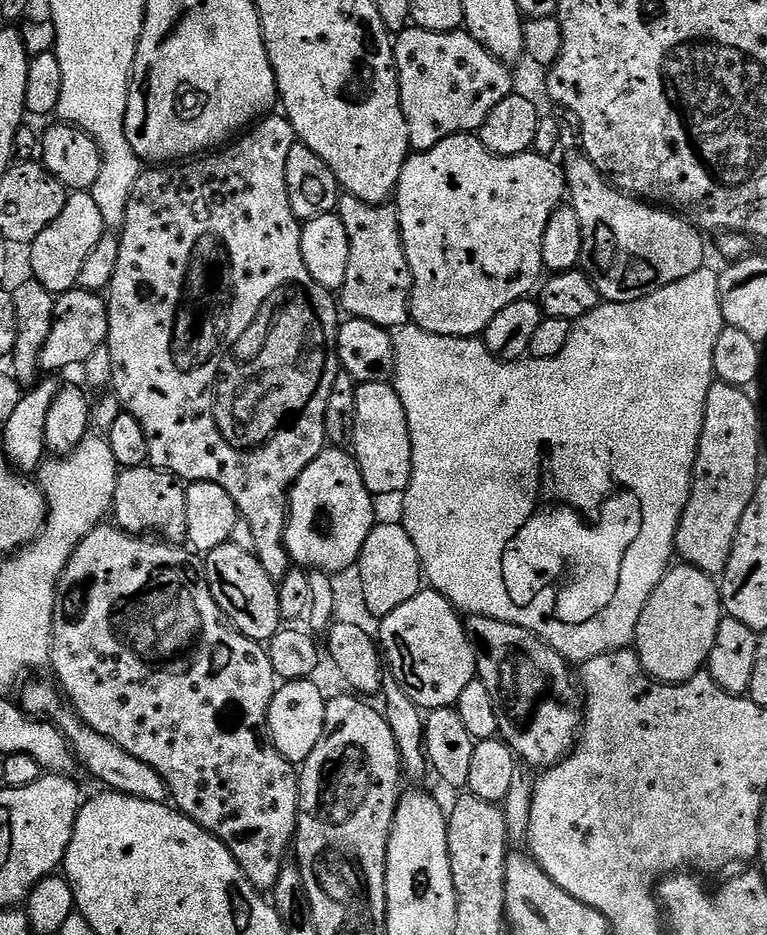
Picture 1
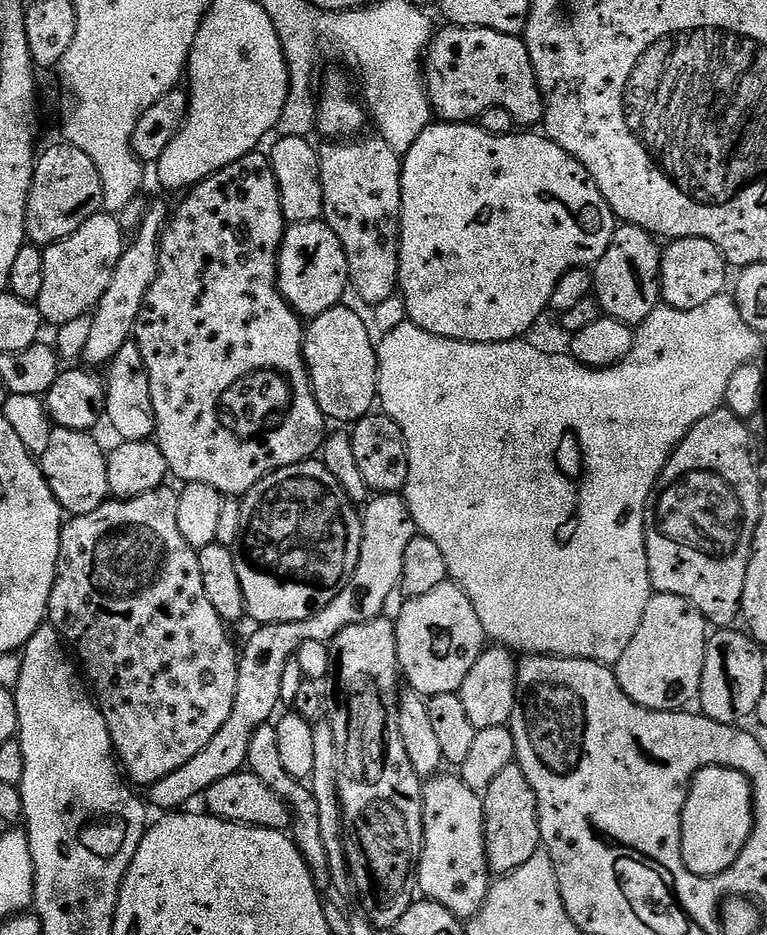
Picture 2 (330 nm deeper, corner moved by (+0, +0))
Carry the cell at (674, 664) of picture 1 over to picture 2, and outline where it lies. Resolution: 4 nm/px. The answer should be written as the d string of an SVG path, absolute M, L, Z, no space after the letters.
M655 593L650 602L646 602L646 614L642 614L642 622L626 646L626 654L614 665L614 671L622 690L638 706L648 708L651 712L678 712L689 707L688 704L697 699L702 682L702 666L706 658L706 646L710 635L710 625L693 604L686 598L678 598L678 594Z

